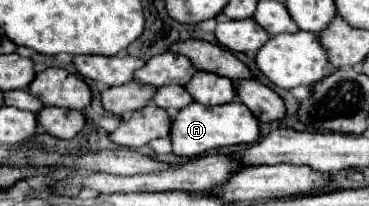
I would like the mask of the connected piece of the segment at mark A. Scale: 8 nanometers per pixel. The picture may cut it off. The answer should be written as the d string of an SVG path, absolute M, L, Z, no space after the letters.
M231 102L223 106L203 106L203 104L189 104L185 106L179 116L173 120L171 128L171 142L173 152L181 158L197 158L211 150L233 146L233 144L255 144L259 138L259 120L249 112L243 102Z

